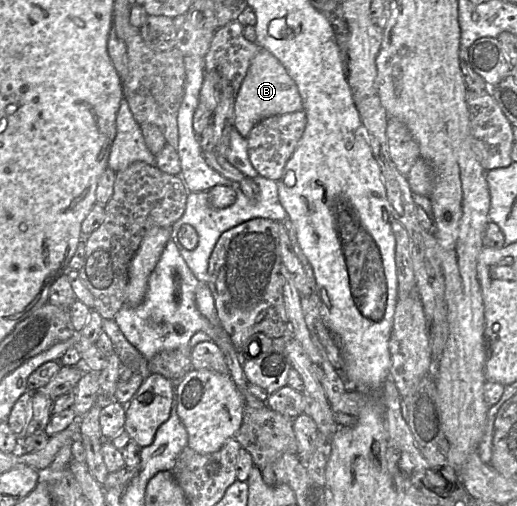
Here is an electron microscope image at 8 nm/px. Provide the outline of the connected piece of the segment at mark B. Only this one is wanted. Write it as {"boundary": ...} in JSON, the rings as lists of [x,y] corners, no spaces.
{"boundary":[[[259,48],[236,94],[235,128],[247,139],[252,128],[261,120],[274,115],[284,115],[302,110],[303,105],[298,88],[285,67],[268,50]]]}

